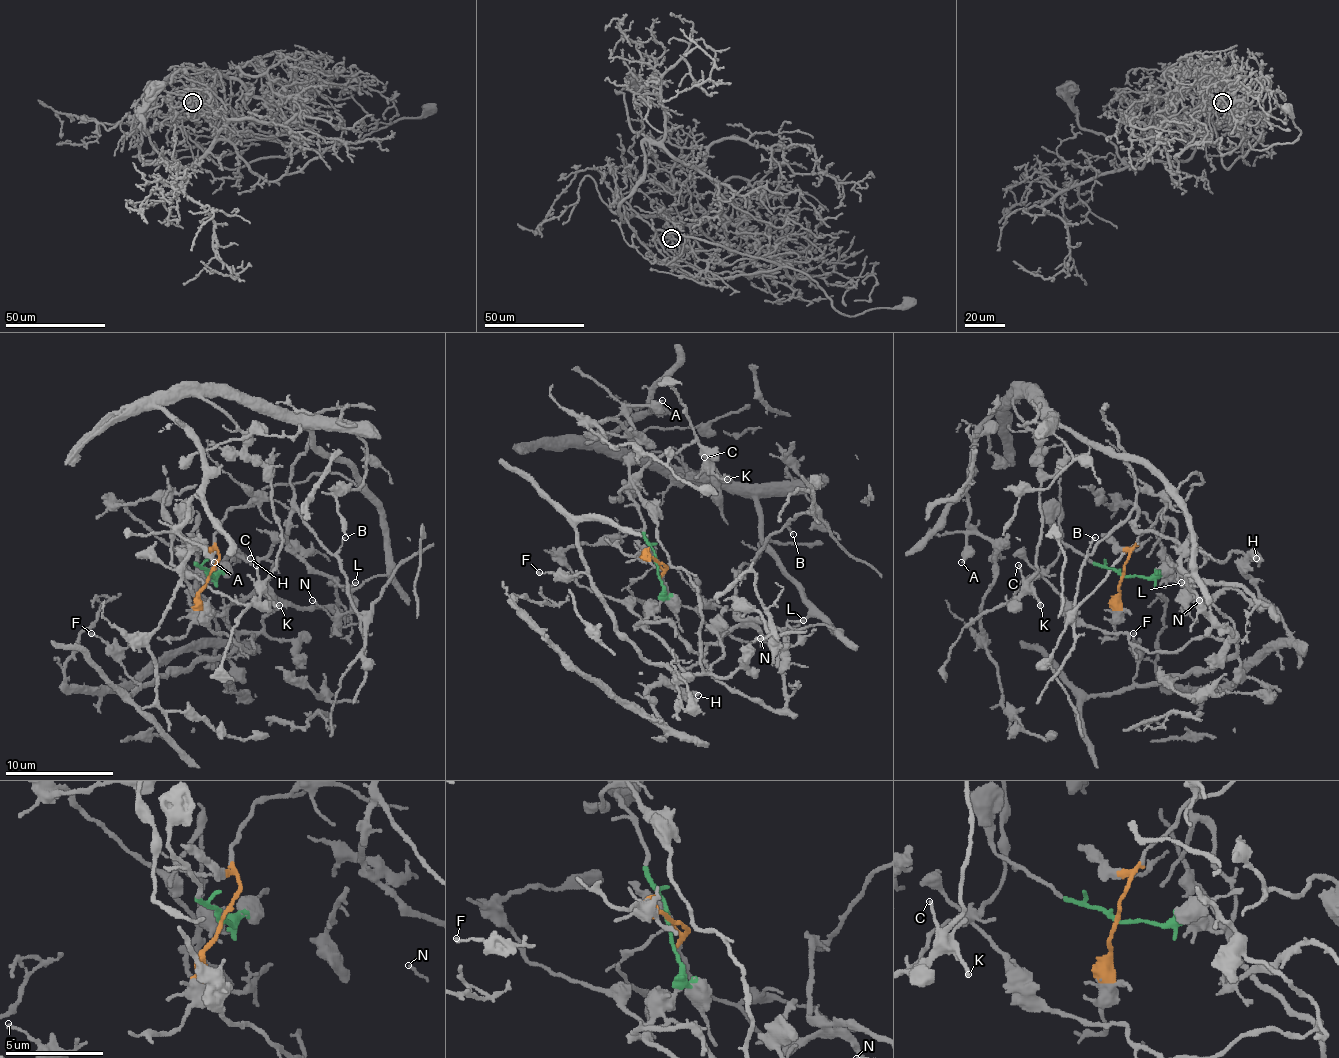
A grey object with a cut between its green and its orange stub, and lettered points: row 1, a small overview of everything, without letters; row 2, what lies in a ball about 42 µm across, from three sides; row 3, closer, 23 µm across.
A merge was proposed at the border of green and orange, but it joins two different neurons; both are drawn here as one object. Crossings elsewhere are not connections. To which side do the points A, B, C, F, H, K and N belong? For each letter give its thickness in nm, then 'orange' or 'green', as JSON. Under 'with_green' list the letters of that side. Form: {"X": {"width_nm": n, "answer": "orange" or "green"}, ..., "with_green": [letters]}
{"A": {"width_nm": 320, "answer": "orange"}, "B": {"width_nm": 130, "answer": "green"}, "C": {"width_nm": 140, "answer": "orange"}, "F": {"width_nm": 150, "answer": "green"}, "H": {"width_nm": 360, "answer": "green"}, "K": {"width_nm": 160, "answer": "orange"}, "N": {"width_nm": 120, "answer": "orange"}, "with_green": ["B", "F", "H"]}

